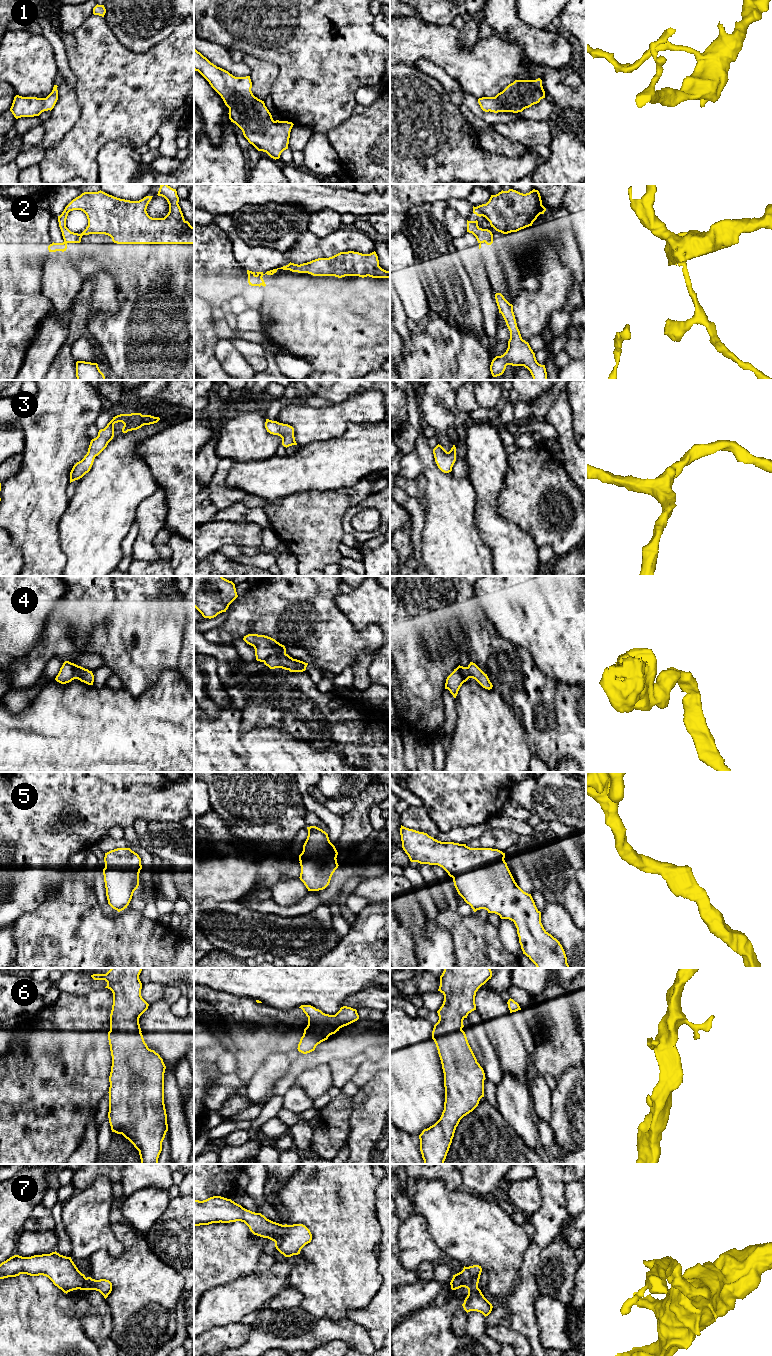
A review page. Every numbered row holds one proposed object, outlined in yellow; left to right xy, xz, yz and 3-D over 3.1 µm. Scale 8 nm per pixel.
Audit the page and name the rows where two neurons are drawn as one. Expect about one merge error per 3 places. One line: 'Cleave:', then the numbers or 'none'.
Cleave: 2

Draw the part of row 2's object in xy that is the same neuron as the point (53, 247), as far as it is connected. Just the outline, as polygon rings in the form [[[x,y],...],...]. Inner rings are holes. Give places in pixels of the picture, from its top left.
[[[63,242],[63,243],[52,243],[48,246],[48,250],[49,252],[56,252],[56,251],[66,251],[67,249],[67,243]]]

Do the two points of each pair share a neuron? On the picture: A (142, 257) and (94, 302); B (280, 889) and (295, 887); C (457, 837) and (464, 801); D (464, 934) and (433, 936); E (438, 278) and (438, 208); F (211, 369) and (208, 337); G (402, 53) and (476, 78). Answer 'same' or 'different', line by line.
A: different
B: same
C: different
D: different
E: same
F: same
G: same

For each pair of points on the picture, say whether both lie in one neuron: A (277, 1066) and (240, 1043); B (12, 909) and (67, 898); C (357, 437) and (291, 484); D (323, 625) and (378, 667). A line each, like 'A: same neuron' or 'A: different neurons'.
A: different neurons
B: different neurons
C: same neuron
D: different neurons

